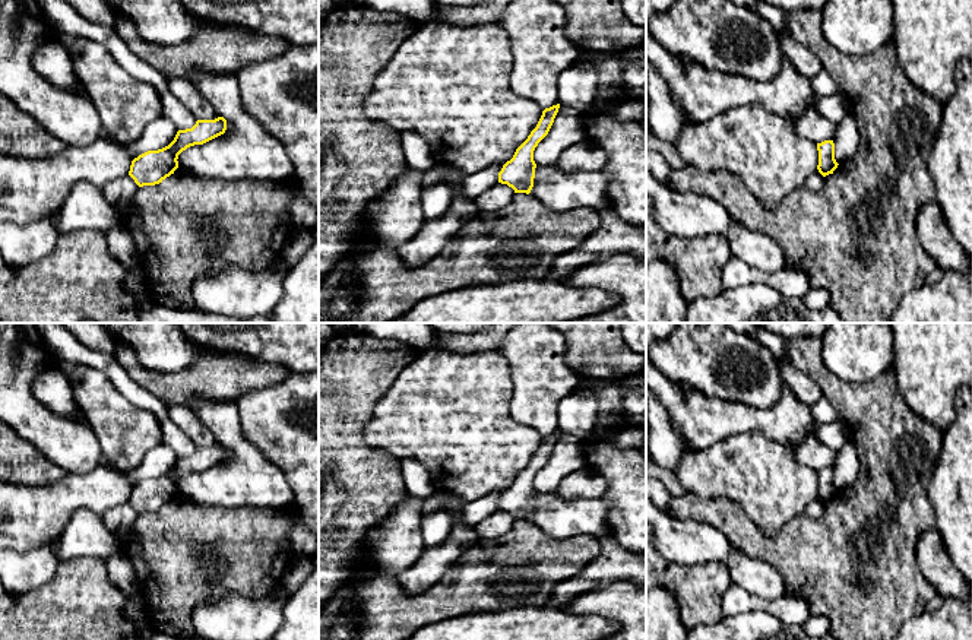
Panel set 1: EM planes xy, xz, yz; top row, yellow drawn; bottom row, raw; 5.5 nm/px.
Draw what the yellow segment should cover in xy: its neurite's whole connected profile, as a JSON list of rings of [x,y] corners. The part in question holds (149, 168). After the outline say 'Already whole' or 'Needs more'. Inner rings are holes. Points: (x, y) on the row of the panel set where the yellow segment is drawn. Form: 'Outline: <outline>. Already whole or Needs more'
Outline: [[[197,120],[191,129],[178,130],[174,140],[158,151],[148,151],[132,161],[129,175],[139,187],[155,186],[174,174],[178,155],[190,146],[203,145],[227,130],[227,120]]]. Already whole

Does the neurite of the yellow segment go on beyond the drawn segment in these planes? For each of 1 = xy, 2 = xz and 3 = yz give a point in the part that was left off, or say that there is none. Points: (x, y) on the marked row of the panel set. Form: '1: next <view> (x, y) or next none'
1: next none
2: next none
3: next none

